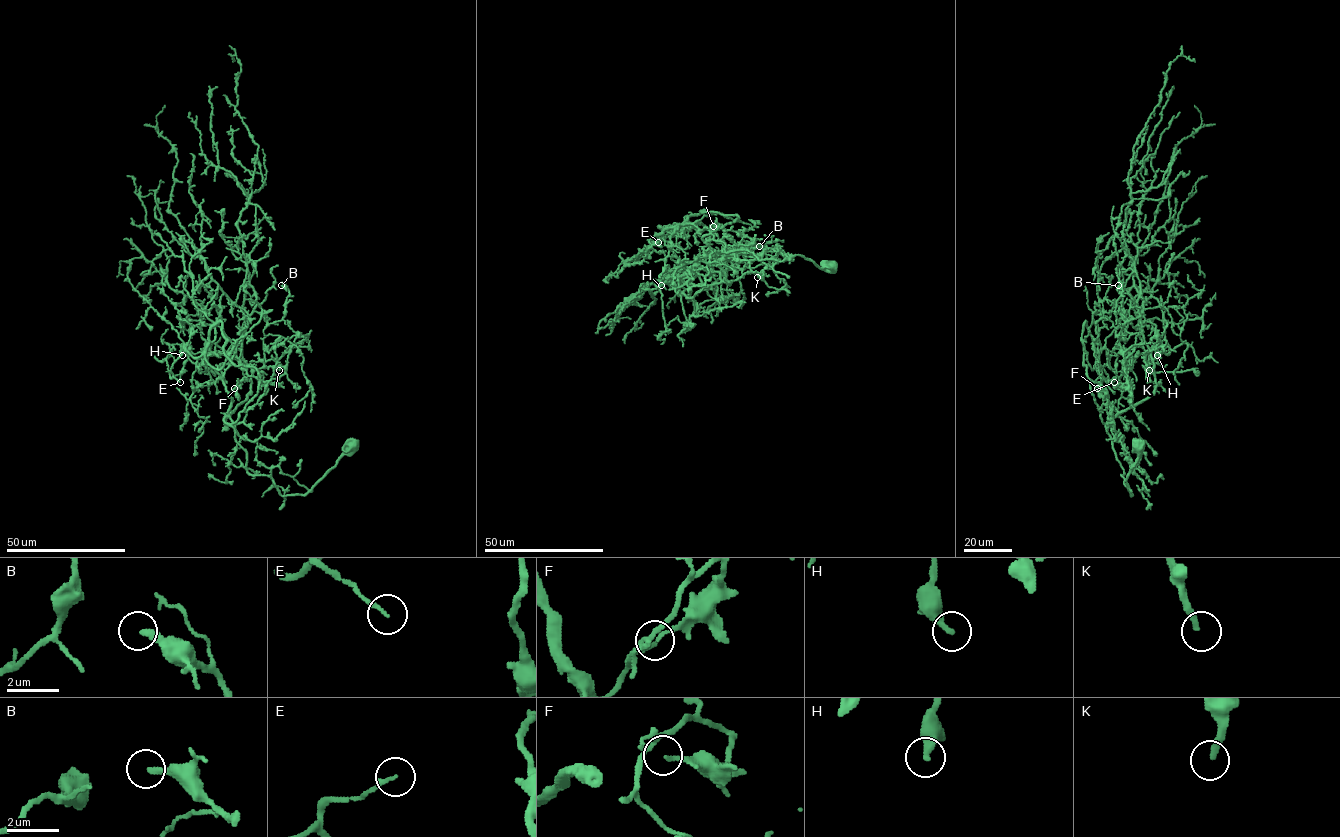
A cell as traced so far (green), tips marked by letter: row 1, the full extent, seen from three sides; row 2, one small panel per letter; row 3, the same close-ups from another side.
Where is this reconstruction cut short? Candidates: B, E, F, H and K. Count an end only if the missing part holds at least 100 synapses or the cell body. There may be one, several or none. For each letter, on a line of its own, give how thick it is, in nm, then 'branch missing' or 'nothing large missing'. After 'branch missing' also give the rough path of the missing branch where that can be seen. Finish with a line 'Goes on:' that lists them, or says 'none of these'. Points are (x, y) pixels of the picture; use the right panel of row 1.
B: calibre 240 nm; nothing large missing
E: calibre 160 nm; nothing large missing
F: calibre 100 nm; nothing large missing
H: calibre 320 nm; nothing large missing
K: calibre 240 nm; branch missing; course (1149, 370), (1147, 389), (1138, 404), (1145, 430), (1157, 428), (1176, 415), (1171, 388), (1173, 390)
Goes on: K

